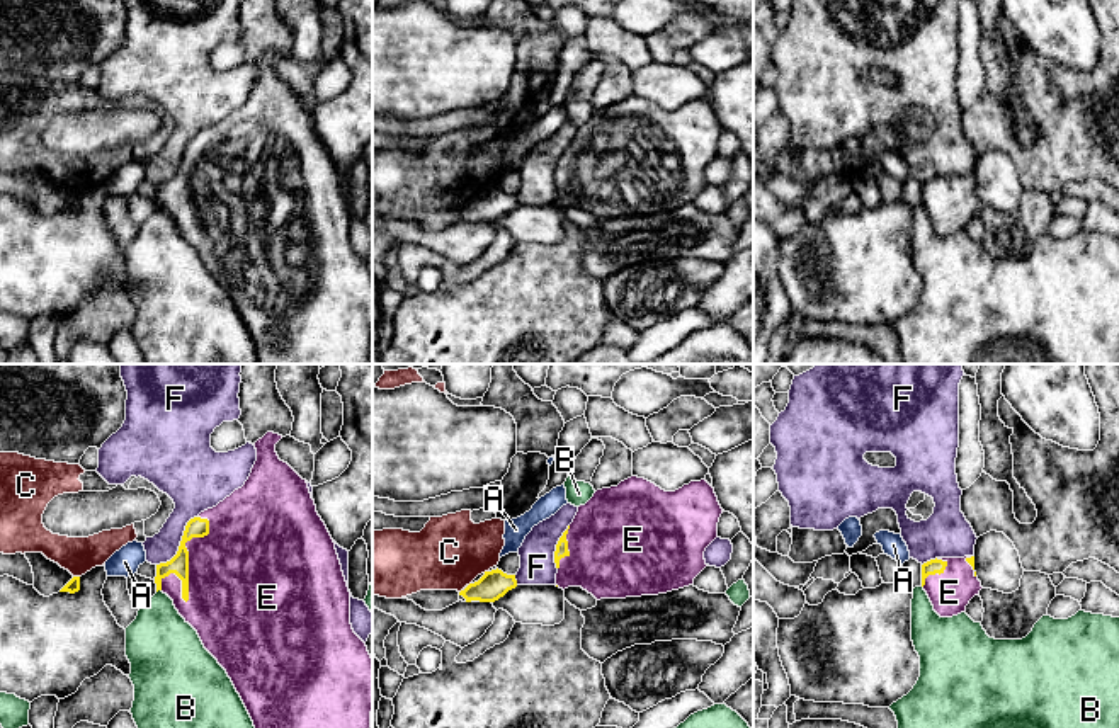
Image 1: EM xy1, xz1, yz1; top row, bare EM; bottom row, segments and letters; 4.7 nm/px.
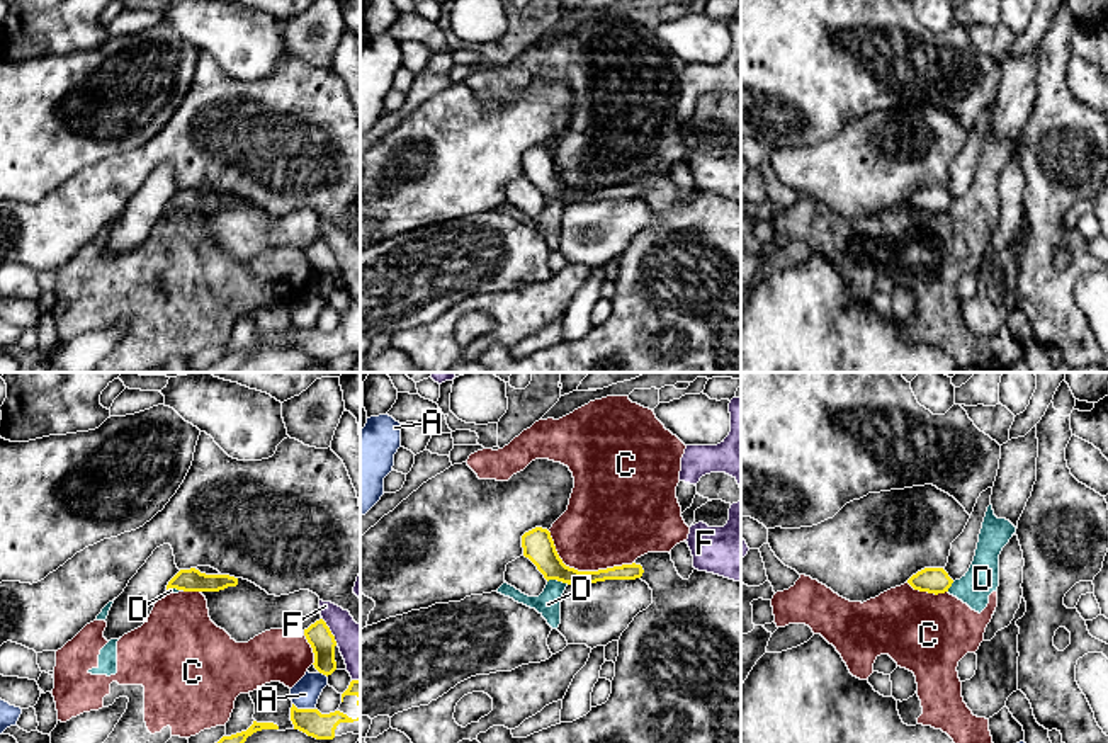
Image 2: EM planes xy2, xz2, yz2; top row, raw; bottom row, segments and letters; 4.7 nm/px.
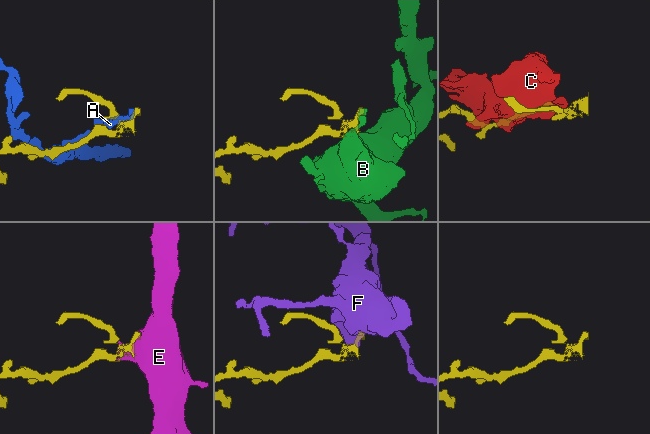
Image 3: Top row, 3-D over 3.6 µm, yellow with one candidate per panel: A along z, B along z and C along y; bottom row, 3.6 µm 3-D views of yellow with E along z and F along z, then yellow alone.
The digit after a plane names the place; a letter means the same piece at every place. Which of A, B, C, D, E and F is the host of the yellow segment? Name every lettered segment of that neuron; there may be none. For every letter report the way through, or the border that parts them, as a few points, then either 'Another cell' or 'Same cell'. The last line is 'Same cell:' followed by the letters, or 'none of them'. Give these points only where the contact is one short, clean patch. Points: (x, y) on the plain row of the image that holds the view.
A: Another cell
B: Boundary: xy1 (160, 208), (157, 211). Another cell
C: Another cell
D: Boundary: xz2 (548, 199), (568, 203). Another cell
E: Same cell
F: Another cell
Same cell: E

